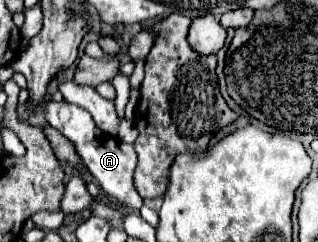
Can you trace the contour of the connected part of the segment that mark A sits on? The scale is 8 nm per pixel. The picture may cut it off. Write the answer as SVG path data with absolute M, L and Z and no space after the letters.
M47 102L45 104L45 116L47 122L59 130L65 138L69 138L79 154L79 158L83 160L85 168L89 170L89 174L97 180L97 184L113 198L117 198L121 204L129 206L129 208L141 208L143 206L143 198L139 196L137 188L135 188L135 168L137 168L137 156L133 150L133 144L123 144L121 140L109 138L105 132L101 132L91 114L79 106L67 104L67 102Z

